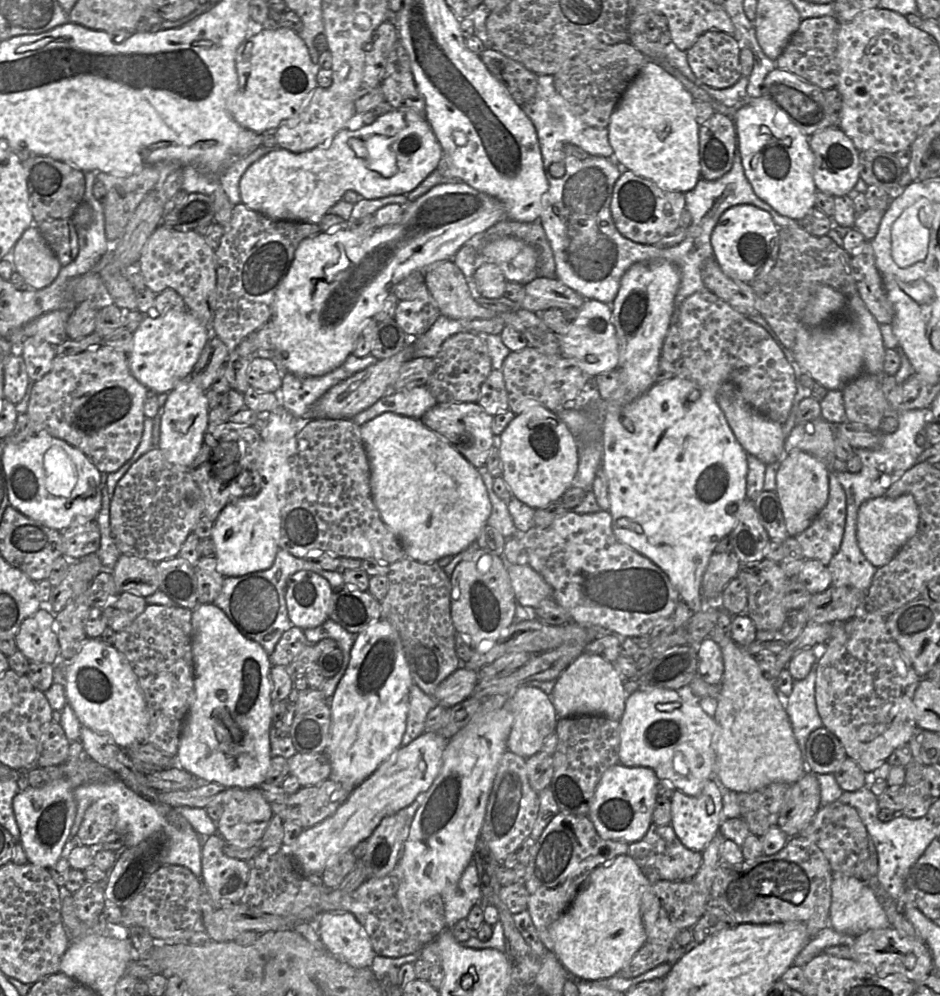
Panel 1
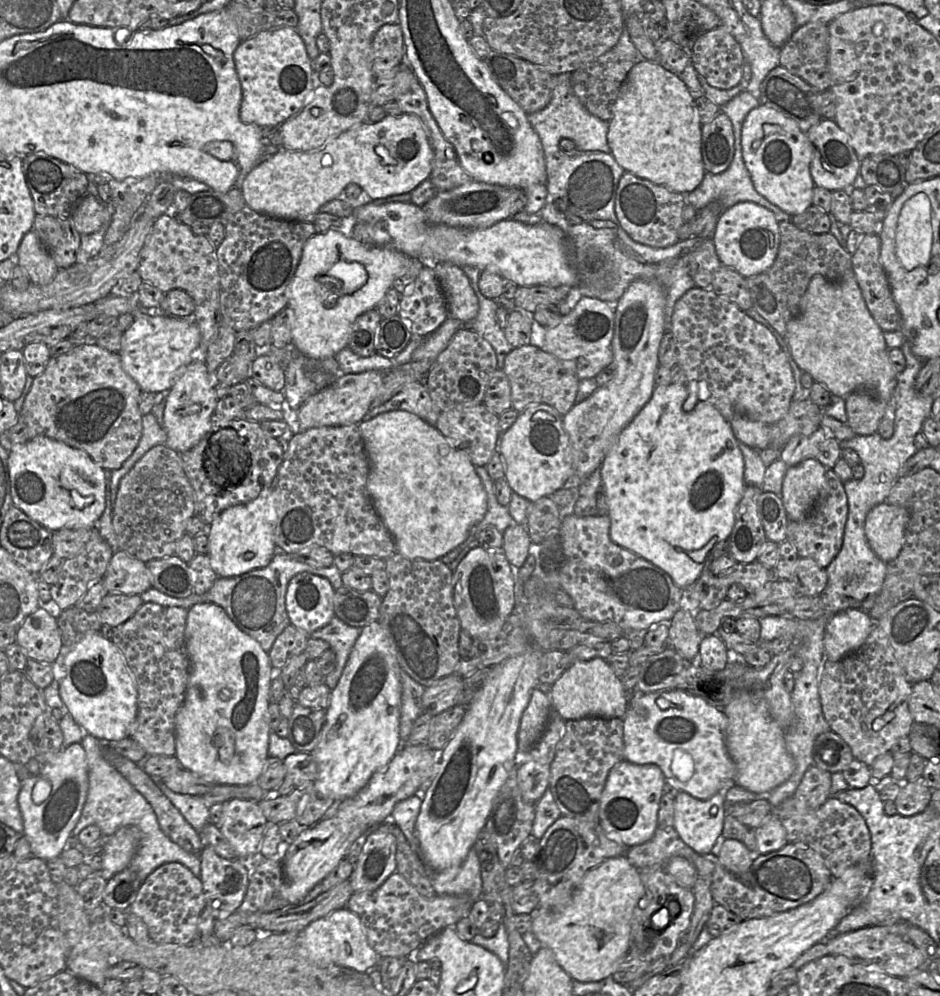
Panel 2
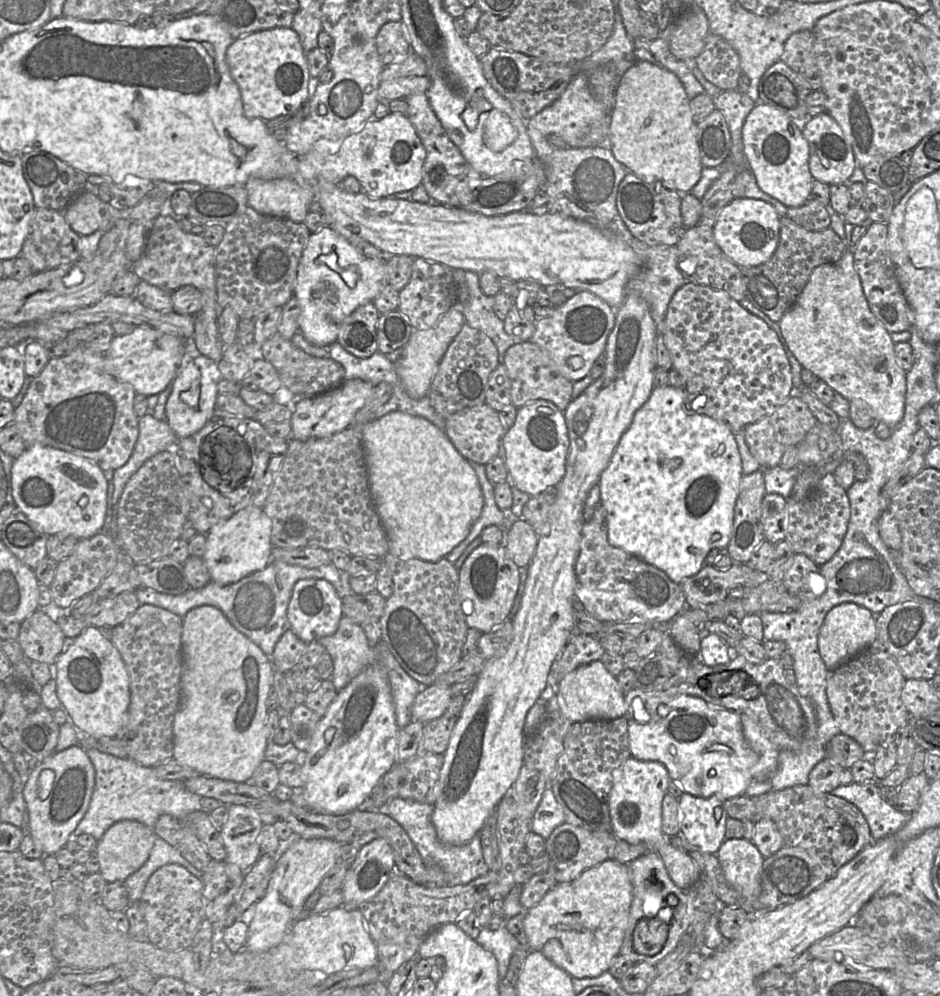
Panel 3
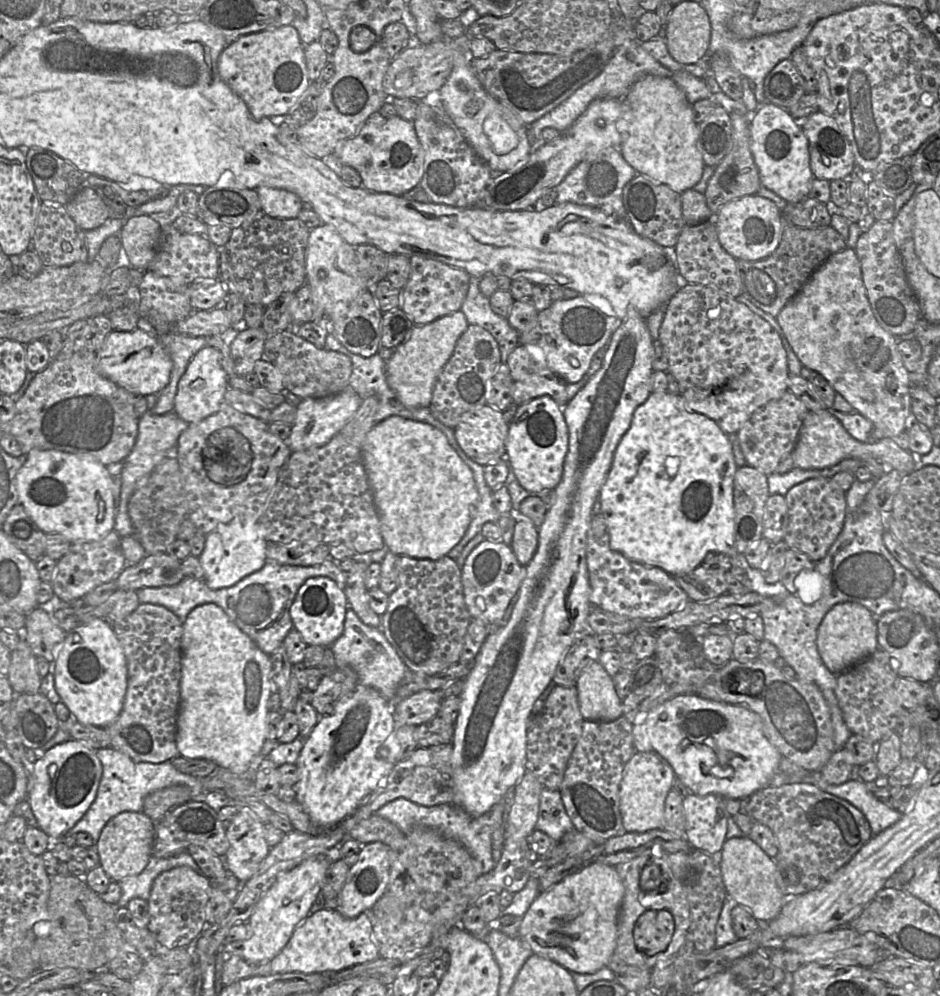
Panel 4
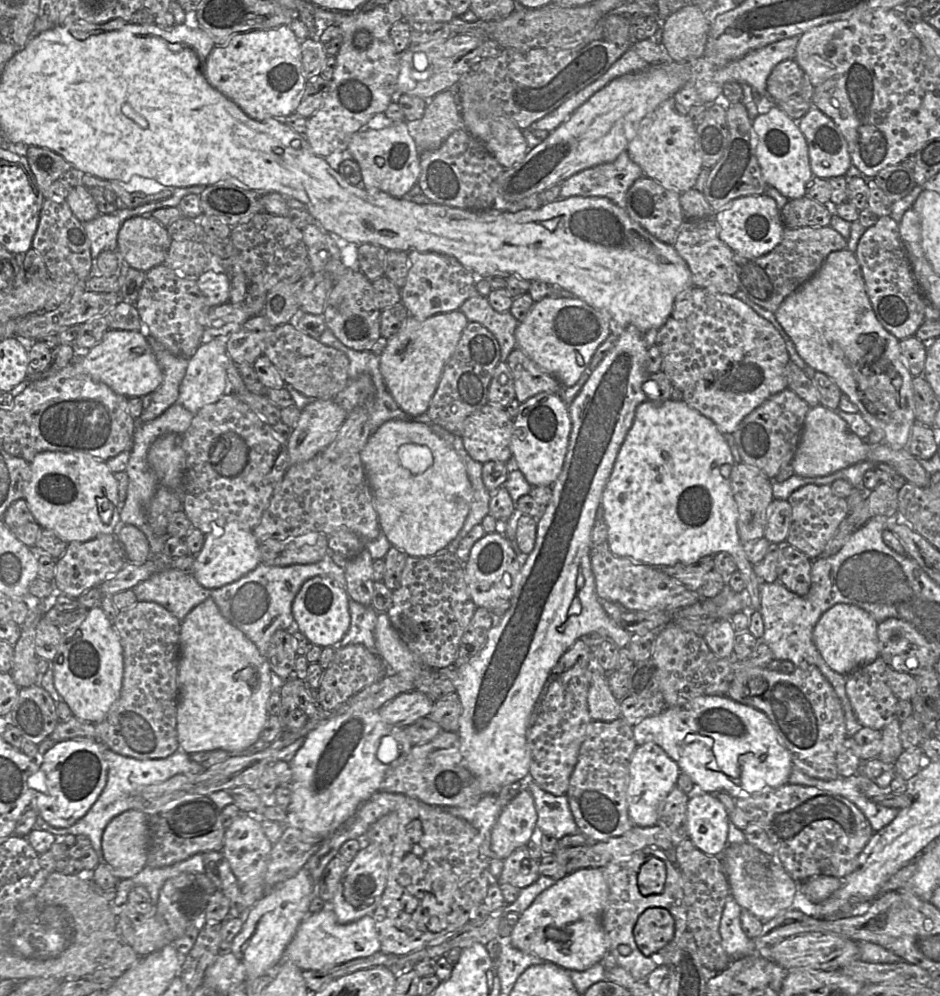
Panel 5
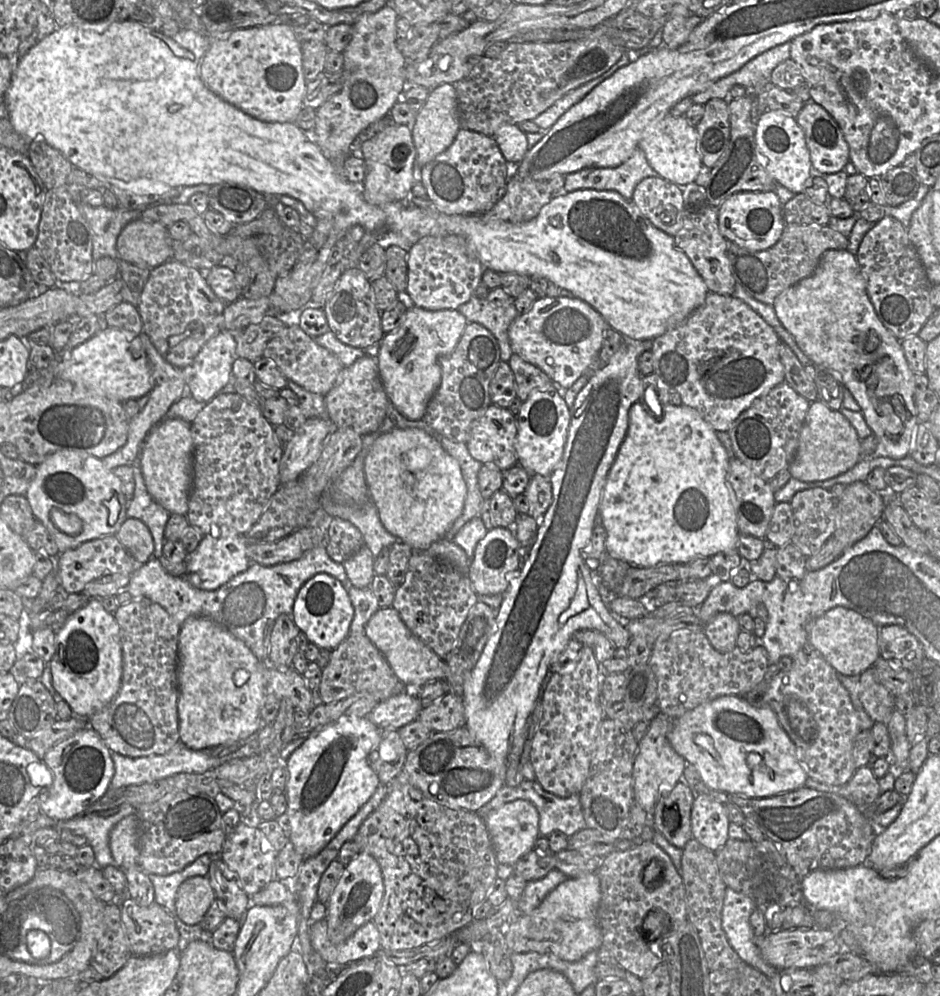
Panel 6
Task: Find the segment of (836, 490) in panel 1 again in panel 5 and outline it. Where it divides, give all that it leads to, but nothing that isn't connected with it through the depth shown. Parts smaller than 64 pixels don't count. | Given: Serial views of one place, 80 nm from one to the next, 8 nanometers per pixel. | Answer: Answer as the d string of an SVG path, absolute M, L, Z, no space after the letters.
M807 484L795 490L787 501L792 513L786 543L803 552L810 560L816 560L850 512L847 500L838 496L831 485Z

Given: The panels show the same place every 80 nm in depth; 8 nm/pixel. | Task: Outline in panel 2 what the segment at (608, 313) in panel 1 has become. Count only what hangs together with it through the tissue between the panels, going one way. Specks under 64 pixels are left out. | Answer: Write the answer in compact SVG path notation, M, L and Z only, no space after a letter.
M583 296L557 326L545 329L541 349L568 363L579 380L593 379L613 361L613 333L614 307L598 298Z

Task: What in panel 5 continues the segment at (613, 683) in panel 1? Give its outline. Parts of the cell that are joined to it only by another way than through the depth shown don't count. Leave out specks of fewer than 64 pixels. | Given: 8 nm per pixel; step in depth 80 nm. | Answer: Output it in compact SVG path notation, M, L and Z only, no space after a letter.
M598 664L591 671L588 708L592 720L610 722L621 717L620 701L612 694L607 673Z

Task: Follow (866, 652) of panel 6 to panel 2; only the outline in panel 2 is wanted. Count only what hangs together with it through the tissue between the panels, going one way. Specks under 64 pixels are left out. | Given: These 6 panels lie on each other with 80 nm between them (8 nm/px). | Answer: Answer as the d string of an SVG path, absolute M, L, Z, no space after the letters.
M849 608L833 615L825 626L824 653L828 661L839 661L857 651L874 628L875 620L864 610Z

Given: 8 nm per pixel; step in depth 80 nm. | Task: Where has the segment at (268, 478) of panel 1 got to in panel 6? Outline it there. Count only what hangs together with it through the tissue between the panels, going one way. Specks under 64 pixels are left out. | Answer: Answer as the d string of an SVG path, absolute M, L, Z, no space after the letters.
M219 526L220 536L203 536L197 548L185 558L186 572L182 576L192 586L201 590L216 590L237 574L244 572L251 564L246 554L245 534L239 534L233 528Z

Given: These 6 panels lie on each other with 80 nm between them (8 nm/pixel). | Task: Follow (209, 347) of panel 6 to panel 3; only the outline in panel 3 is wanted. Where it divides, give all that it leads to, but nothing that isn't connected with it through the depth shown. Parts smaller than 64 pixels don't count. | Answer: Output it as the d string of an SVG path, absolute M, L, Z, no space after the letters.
M198 354L187 359L173 380L172 391L165 412L166 422L178 439L189 437L201 430L214 414L218 394L218 382L224 380L217 363Z

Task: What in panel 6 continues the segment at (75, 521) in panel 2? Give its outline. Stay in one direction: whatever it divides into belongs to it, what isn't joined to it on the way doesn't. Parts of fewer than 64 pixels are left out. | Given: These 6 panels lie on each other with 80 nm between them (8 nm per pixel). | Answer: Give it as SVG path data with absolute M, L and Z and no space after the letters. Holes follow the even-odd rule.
M63 450L46 458L37 466L37 473L30 483L26 498L34 517L48 530L60 554L84 542L115 535L127 518L127 502L121 480L101 459L84 452ZM53 508L78 516L82 521L81 532L74 535L62 532L51 519Z

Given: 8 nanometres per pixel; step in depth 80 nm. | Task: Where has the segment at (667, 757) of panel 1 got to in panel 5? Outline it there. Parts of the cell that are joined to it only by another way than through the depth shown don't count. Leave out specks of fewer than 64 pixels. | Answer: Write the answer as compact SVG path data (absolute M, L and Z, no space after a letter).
M727 695L698 696L682 706L666 707L659 714L646 717L639 723L633 725L633 734L637 746L643 745L647 742L656 743L668 754L671 759L673 759L678 764L681 772L689 775L693 782L704 792L713 793L713 795L719 792L725 792L735 799L746 799L752 794L760 792L766 788L775 788L787 784L791 771L794 768L789 750L780 743L780 738L767 715L758 709L734 701L727 697Z

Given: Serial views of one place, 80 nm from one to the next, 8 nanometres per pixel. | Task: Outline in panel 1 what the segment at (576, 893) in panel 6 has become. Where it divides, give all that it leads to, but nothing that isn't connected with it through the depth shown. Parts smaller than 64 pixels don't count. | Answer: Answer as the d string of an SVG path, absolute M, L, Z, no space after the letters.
M627 854L615 857L589 874L569 907L550 927L553 952L571 975L581 980L603 980L618 975L647 943L640 905L649 884Z

